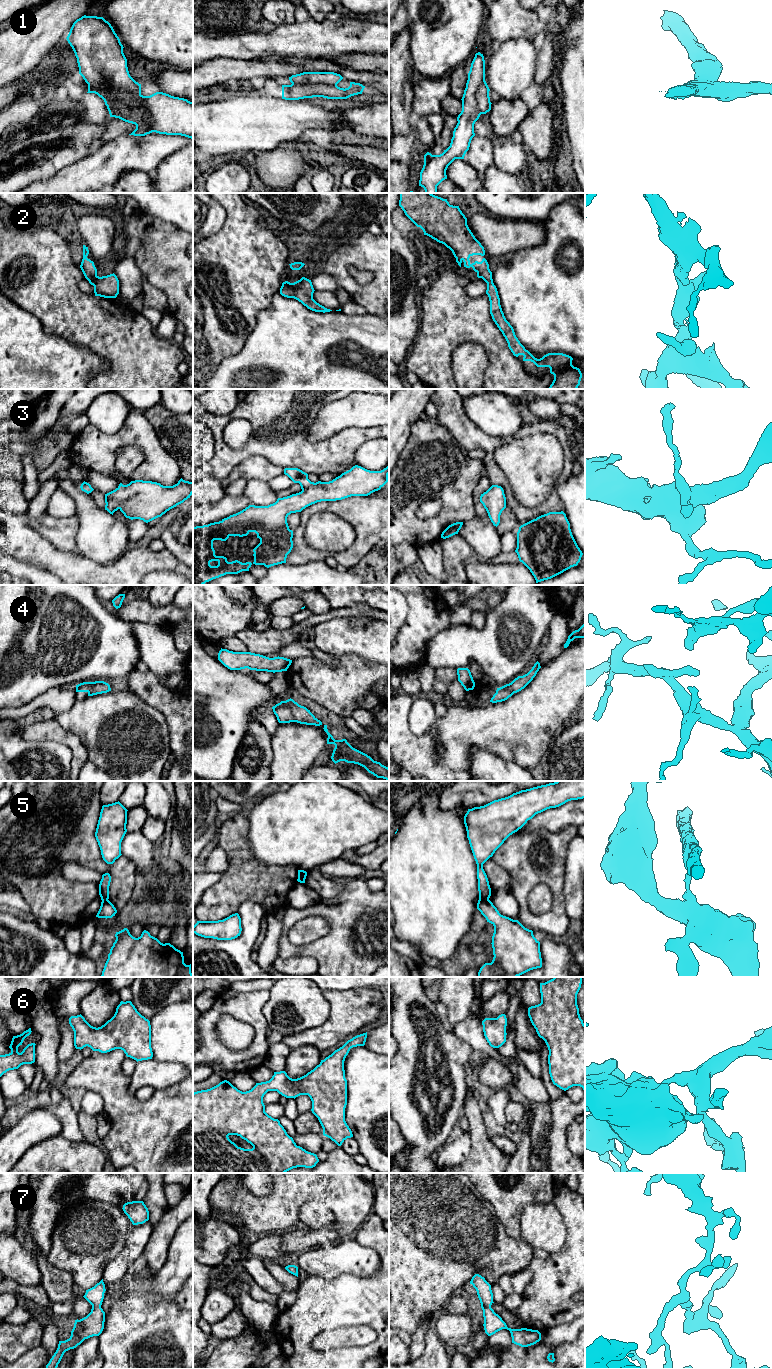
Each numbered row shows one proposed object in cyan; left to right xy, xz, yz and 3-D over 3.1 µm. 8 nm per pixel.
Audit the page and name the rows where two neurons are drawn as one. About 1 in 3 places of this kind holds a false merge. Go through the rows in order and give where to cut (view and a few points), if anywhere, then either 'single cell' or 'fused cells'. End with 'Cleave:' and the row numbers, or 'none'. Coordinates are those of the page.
1: cut xy (111, 91), (115, 107), (120, 101), (137, 102), (154, 131); fused cells
2: cut none; single cell
3: cut none; single cell
4: cut none; single cell
5: cut yz (479, 898), (488, 900); fused cells
6: cut none; single cell
7: cut none; single cell
Cleave: 1, 5

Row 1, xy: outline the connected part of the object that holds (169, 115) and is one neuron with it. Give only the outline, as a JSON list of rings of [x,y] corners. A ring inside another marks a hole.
[[[112,91],[112,105],[118,107],[120,101],[129,105],[139,103],[150,118],[151,129],[159,134],[181,135],[193,139],[193,102],[184,98],[174,97],[163,92],[156,92],[150,96],[134,96],[127,92]]]

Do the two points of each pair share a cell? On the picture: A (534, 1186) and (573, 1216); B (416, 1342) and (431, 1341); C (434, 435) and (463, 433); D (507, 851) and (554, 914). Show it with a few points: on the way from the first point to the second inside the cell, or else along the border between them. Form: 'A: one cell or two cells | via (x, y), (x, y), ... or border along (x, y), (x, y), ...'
A: two cells | border along (554, 1183), (551, 1200)
B: two cells | border along (426, 1334), (425, 1350), (417, 1358)
C: two cells | border along (437, 422), (444, 426), (453, 439), (467, 451)
D: one cell | via (526, 863), (556, 887), (557, 895)

